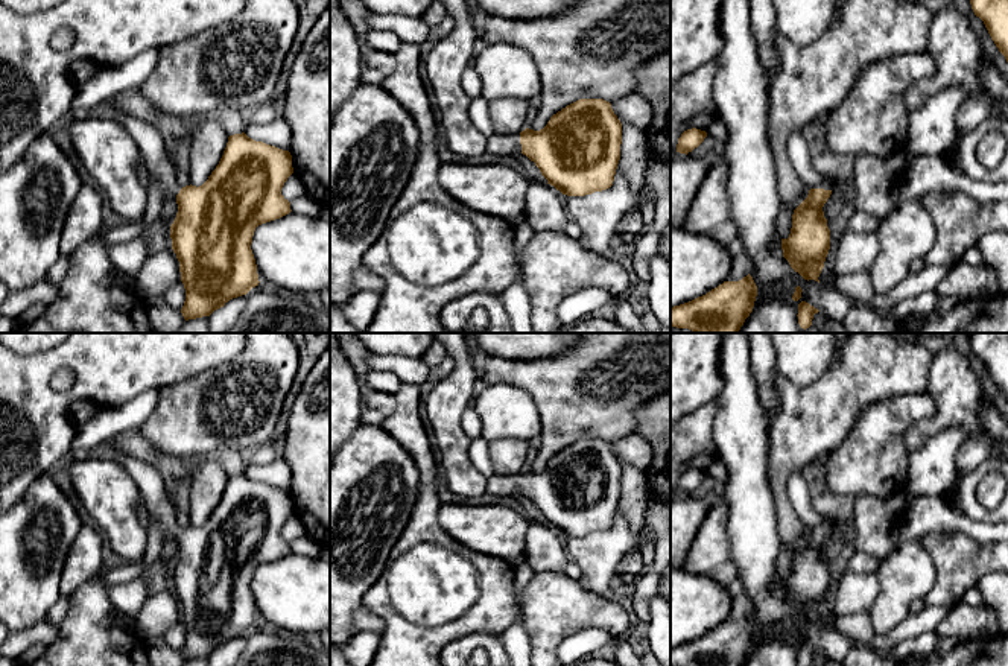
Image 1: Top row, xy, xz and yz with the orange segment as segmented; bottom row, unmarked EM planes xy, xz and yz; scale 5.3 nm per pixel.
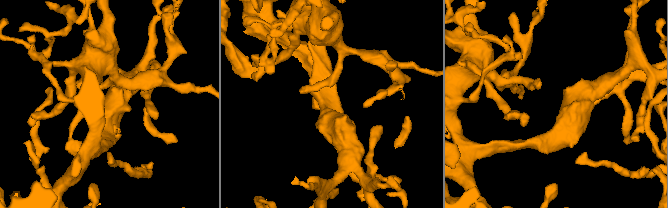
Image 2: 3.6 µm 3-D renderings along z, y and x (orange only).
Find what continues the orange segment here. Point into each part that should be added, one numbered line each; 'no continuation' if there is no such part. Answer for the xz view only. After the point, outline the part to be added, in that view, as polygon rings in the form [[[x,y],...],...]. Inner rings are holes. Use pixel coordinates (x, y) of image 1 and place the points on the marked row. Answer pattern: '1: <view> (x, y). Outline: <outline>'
1: xz (497, 145). Outline: [[[520,134],[487,137],[487,152],[496,157],[511,157],[521,154]]]

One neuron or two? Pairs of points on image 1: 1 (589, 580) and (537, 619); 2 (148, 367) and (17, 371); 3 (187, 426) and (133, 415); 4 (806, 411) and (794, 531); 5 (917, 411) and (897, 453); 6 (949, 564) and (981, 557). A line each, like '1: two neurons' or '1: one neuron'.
1: two neurons
2: one neuron
3: two neurons
4: one neuron
5: one neuron
6: one neuron

